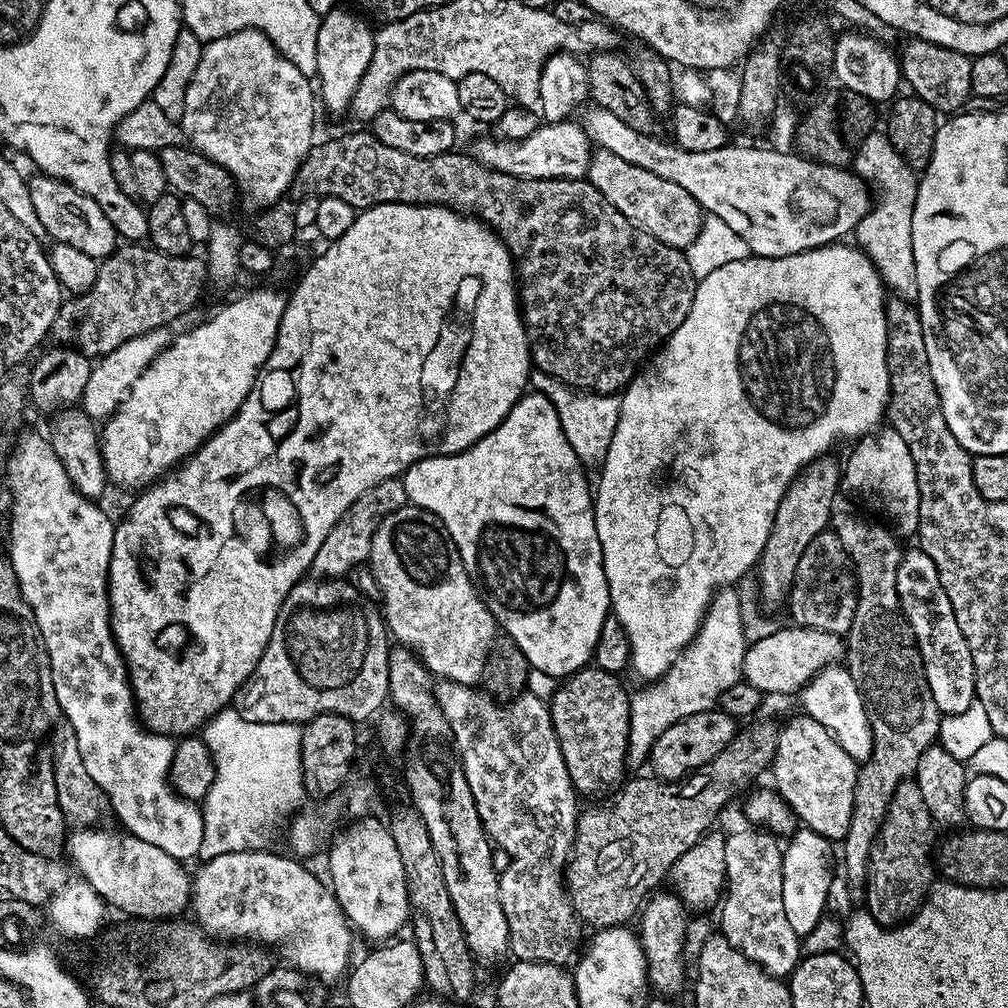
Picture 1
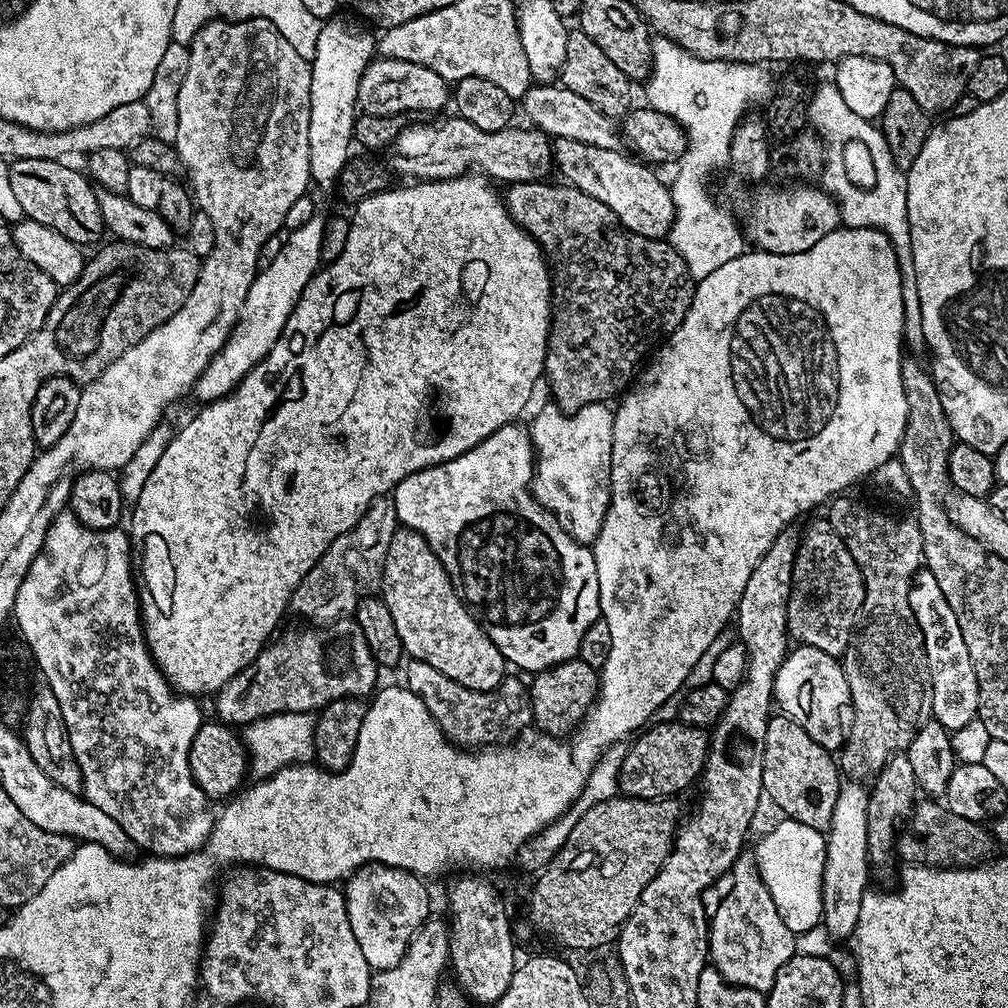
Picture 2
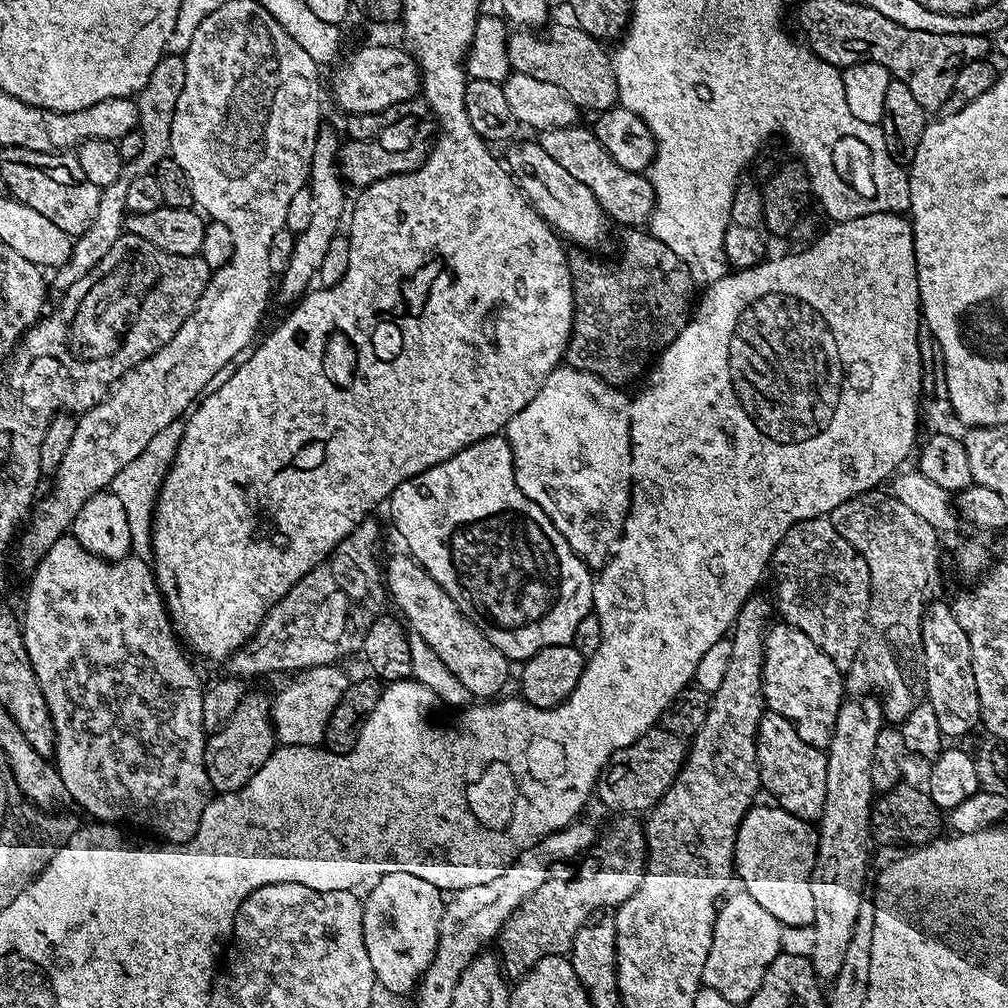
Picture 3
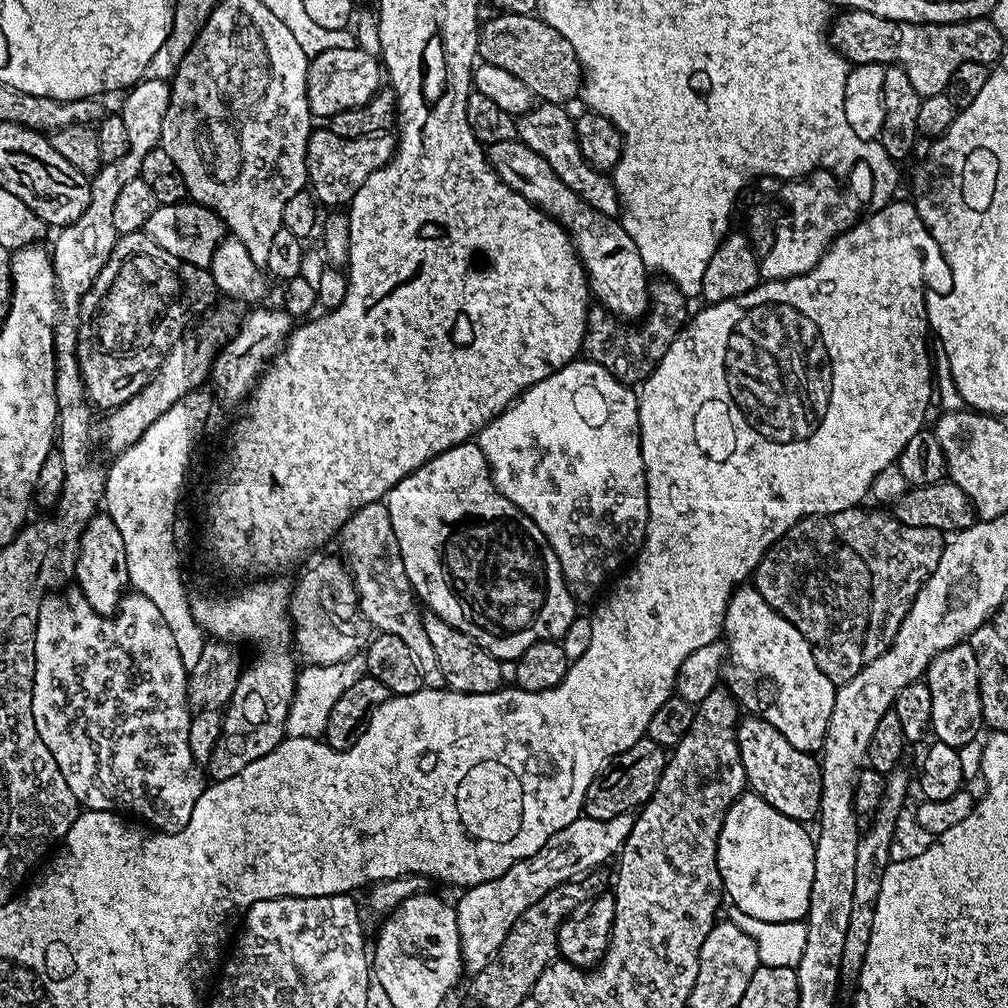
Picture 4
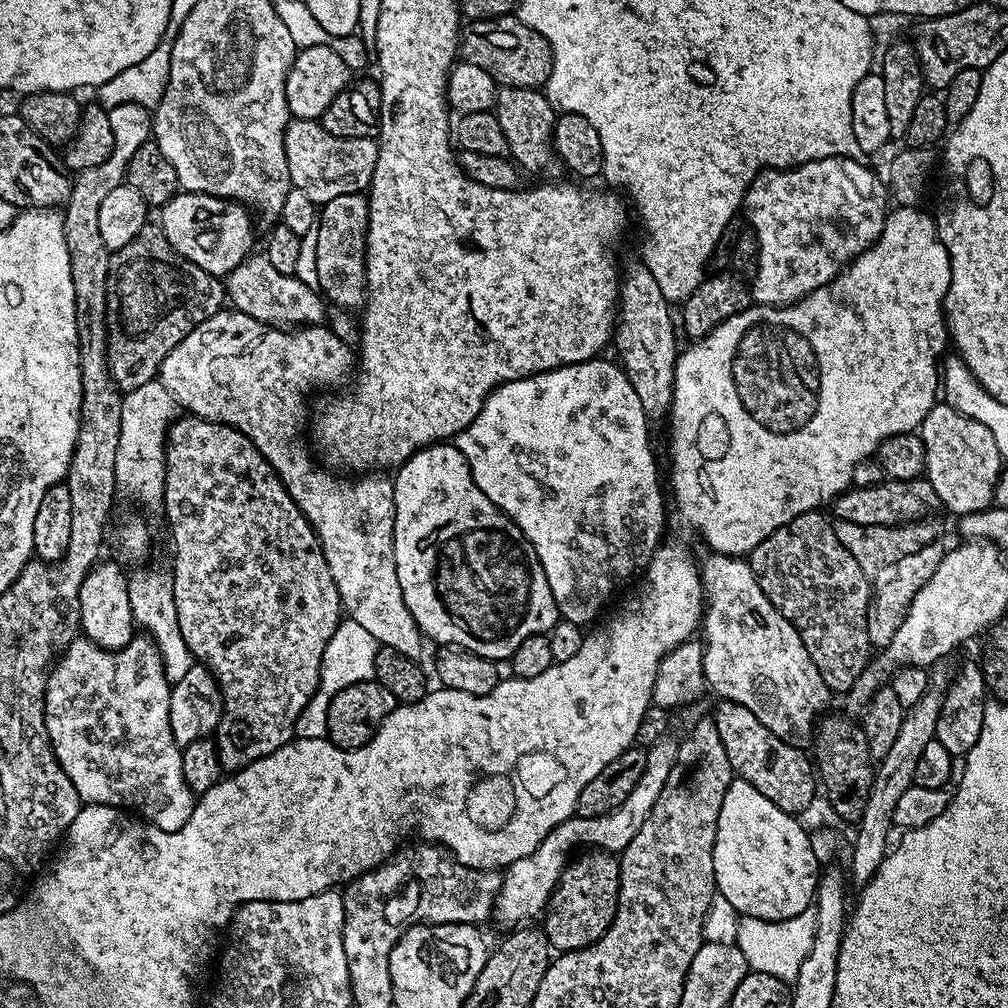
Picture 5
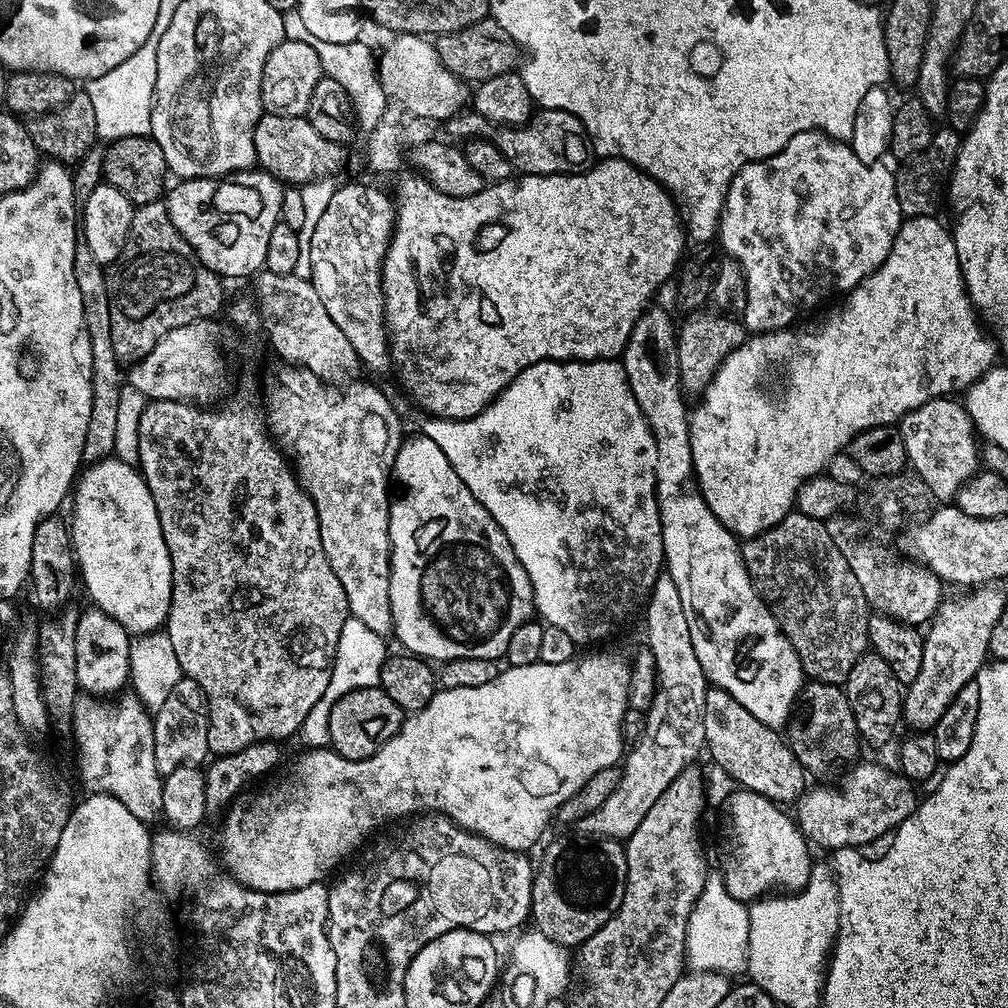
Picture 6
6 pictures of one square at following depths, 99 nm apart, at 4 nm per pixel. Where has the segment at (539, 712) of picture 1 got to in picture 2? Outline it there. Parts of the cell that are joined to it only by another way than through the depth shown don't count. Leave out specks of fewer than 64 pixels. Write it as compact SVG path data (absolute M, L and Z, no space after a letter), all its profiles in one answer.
M409 659L407 663L408 669L404 672L408 679L405 680L406 686L411 692L418 694L422 702L426 702L426 710L430 710L434 722L440 724L445 736L457 746L492 746L503 741L500 739L511 732L523 733L533 723L530 688L525 681L523 684L519 680L519 675L505 675L503 682L494 690L479 692L458 686L458 682L454 682L454 678L446 678L442 670L434 670L430 662Z

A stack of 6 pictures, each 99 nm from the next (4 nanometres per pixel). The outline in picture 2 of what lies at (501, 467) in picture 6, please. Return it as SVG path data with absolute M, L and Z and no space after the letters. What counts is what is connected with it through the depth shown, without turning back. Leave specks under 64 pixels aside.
M548 402L548 405L533 418L530 423L530 435L532 437L532 447L534 449L534 471L532 474L532 497L542 505L548 512L554 514L554 518L560 523L579 544L587 544L589 546L595 544L598 534L602 530L602 522L606 518L606 510L610 506L610 498L612 497L612 487L610 486L610 466L612 465L612 431L614 430L614 422L612 421L614 412L607 403L603 404L587 404L582 406L576 412L566 413L561 408L556 407L555 403Z

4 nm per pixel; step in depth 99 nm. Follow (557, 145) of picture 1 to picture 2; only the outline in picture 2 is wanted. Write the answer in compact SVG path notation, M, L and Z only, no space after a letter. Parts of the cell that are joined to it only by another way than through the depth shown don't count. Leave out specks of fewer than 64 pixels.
M451 116L451 117L452 118L446 119L438 126L434 124L412 124L412 123L405 125L404 132L401 136L401 139L403 140L402 145L404 144L404 148L402 150L402 153L396 155L393 158L392 160L393 169L391 168L391 171L393 173L395 173L394 171L396 171L404 176L412 176L408 178L414 180L426 181L426 180L448 180L450 177L463 176L466 173L469 173L471 170L475 170L487 176L489 179L492 179L493 181L499 182L500 180L502 182L506 182L505 184L513 184L513 183L524 183L525 180L533 179L534 173L532 173L532 168L536 170L542 170L548 164L549 166L551 165L554 156L554 148L551 139L545 132L541 131L540 129L534 126L528 127L529 129L516 128L517 126L509 126L507 128L500 129L500 131L486 131L486 130L480 130L478 126L474 126L474 124L471 124L471 122L468 122L468 120L462 117L459 116Z

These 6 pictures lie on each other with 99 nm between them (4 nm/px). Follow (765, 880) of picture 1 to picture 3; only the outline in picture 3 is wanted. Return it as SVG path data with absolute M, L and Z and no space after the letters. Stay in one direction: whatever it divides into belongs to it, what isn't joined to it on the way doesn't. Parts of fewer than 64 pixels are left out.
M734 892L719 905L713 926L713 941L701 978L703 987L712 988L734 1006L744 1006L758 986L762 986L762 978L770 962L774 962L774 958L781 953L782 926L766 914L766 910L762 910L762 906L758 906L748 892Z

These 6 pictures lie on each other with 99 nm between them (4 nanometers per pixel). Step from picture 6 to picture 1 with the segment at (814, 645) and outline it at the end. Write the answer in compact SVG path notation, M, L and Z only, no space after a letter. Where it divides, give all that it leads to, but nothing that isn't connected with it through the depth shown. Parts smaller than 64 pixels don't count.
M831 530L818 534L818 538L814 538L806 550L802 550L802 559L798 562L798 570L788 592L786 609L792 615L791 623L843 637L854 622L857 599L858 585L854 569L838 534Z

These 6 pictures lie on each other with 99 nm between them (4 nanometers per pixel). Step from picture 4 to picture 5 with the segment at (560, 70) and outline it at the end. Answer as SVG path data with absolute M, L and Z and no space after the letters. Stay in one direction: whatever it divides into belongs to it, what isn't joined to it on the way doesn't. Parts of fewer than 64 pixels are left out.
M512 14L465 23L458 56L461 61L486 70L497 85L509 88L540 88L552 73L552 51L546 38Z

